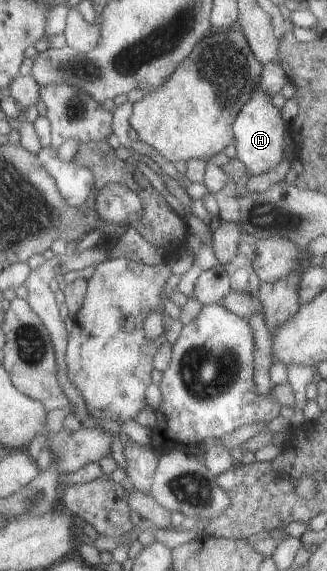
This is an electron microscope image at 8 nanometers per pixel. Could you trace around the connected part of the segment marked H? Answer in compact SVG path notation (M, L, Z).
M255 85L249 101L241 106L237 117L231 124L235 157L243 163L249 175L267 173L283 159L283 137L286 130L286 121L279 115L279 110L271 105L269 95L265 91L261 91L258 85Z

